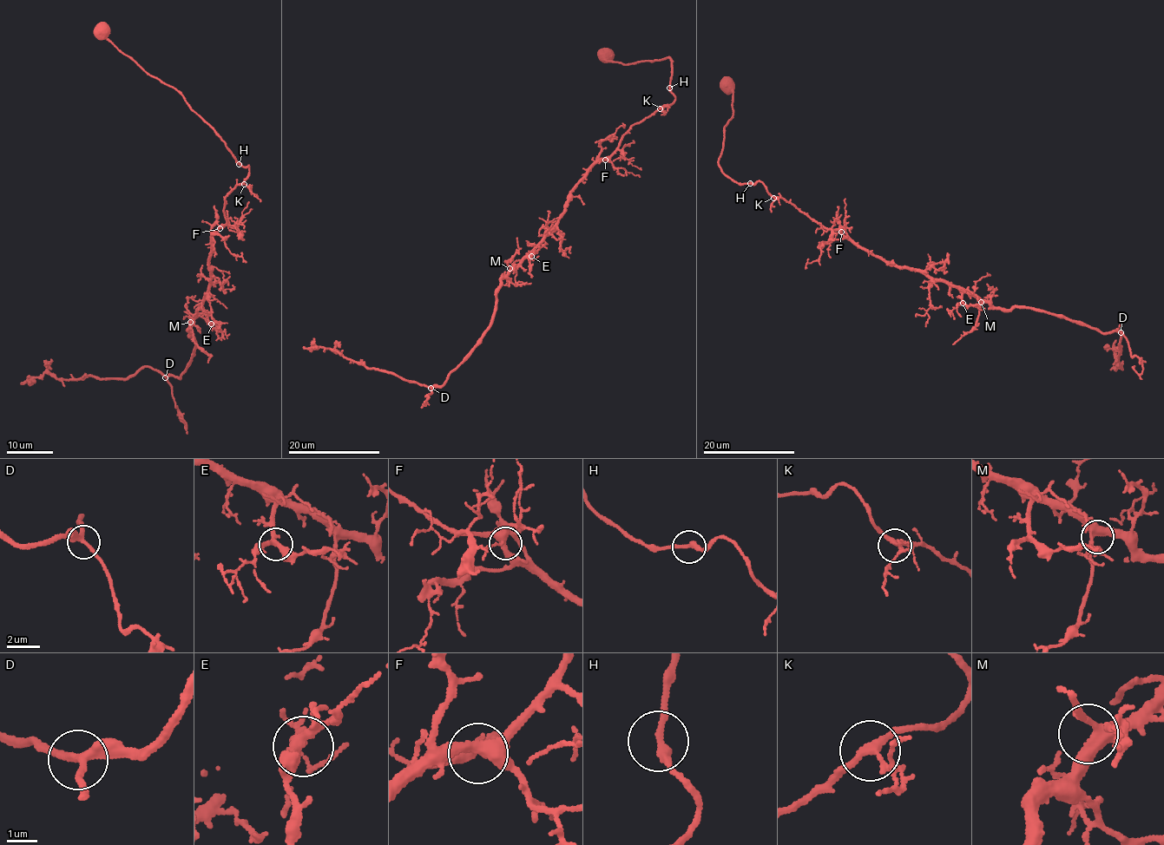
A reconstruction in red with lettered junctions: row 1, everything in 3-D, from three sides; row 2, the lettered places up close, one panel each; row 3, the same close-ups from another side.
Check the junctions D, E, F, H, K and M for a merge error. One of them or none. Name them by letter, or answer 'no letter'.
no letter

